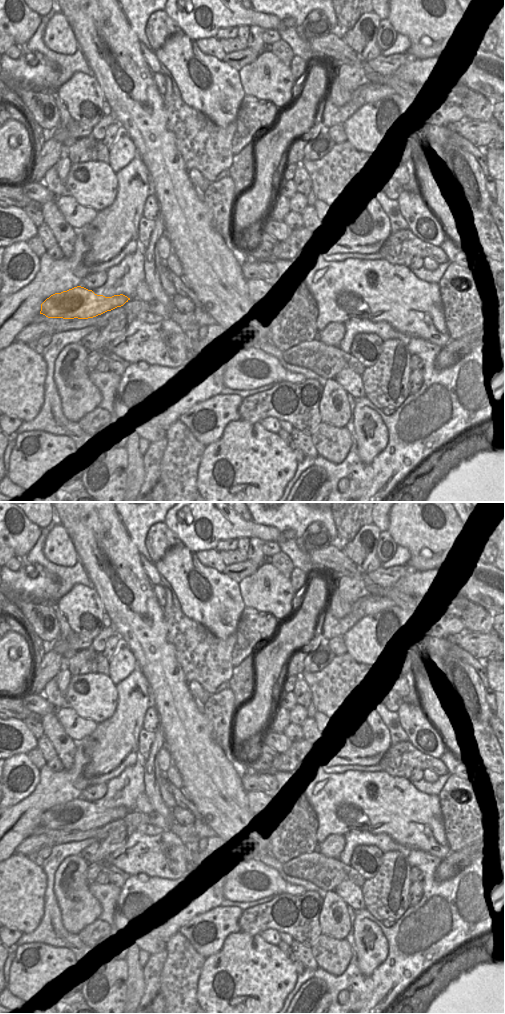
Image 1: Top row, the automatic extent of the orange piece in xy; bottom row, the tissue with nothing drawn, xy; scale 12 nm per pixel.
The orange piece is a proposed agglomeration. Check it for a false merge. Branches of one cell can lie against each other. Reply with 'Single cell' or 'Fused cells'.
Single cell.

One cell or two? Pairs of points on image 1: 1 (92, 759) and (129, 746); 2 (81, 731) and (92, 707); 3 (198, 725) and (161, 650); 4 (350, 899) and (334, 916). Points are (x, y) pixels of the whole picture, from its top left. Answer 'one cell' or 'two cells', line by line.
1: one cell
2: two cells
3: one cell
4: two cells

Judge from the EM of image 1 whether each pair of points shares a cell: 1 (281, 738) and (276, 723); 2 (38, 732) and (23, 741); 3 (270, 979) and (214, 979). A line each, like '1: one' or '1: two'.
1: two
2: two
3: one

